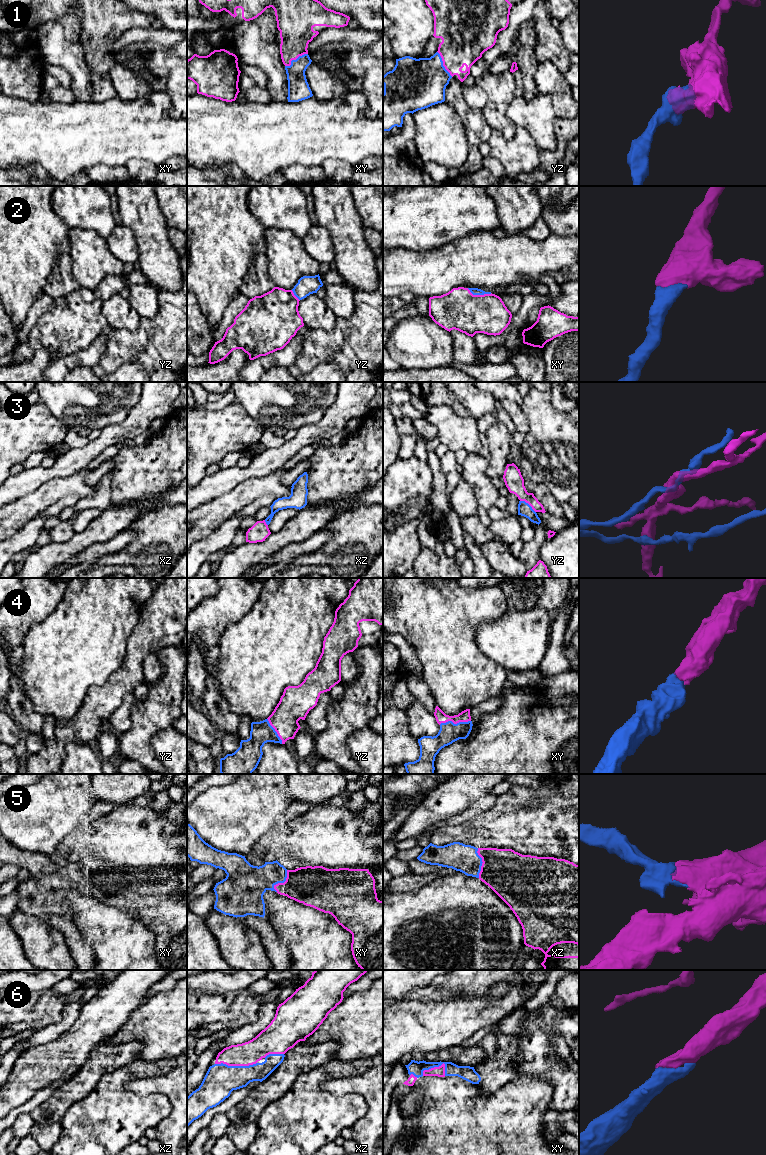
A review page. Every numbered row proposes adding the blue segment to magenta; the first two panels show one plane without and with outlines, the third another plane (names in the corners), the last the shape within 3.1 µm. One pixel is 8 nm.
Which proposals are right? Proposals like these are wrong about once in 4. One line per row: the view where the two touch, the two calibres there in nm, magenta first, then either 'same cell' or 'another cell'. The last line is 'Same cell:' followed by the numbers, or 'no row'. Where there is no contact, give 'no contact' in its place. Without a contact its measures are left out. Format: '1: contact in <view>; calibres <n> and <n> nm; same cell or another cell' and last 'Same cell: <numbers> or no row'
1: contact in xy; calibres 280 and 180 nm; same cell
2: contact in xy; calibres 320 and 60 nm; same cell
3: contact in yz; calibres 150 and 110 nm; another cell
4: contact in xy; calibres 90 and 160 nm; same cell
5: contact in xz; calibres 380 and 220 nm; same cell
6: contact in xz; calibres 190 and 260 nm; same cell
Same cell: 1, 2, 4, 5, 6

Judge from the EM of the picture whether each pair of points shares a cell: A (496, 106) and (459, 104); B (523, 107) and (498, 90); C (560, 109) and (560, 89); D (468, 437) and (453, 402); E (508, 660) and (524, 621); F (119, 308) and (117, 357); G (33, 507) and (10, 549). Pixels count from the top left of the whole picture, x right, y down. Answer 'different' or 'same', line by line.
A: different
B: different
C: same
D: different
E: same
F: different
G: different

